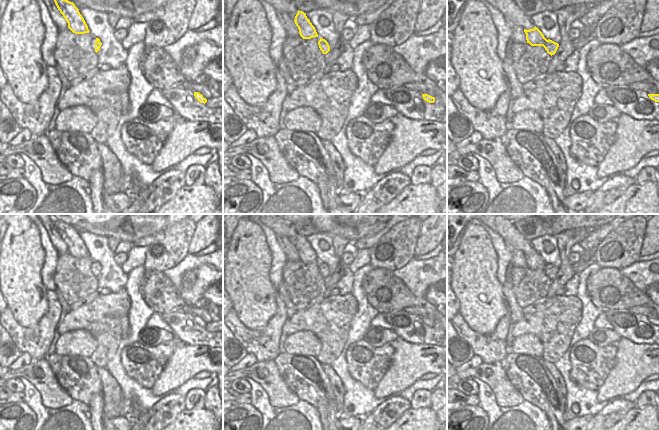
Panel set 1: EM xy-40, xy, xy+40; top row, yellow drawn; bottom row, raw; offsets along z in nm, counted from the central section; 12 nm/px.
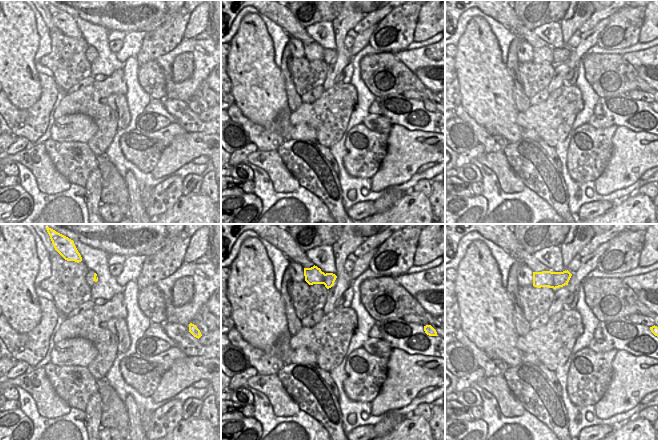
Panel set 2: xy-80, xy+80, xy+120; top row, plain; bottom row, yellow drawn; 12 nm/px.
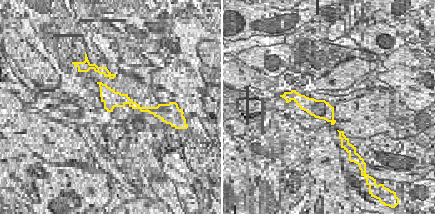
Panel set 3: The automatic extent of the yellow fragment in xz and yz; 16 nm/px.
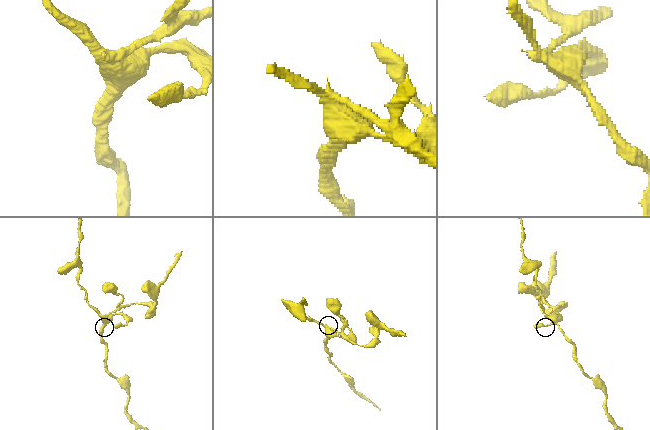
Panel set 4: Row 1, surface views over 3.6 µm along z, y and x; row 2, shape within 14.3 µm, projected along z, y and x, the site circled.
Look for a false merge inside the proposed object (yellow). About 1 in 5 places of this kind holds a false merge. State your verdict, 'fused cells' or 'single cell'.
fused cells

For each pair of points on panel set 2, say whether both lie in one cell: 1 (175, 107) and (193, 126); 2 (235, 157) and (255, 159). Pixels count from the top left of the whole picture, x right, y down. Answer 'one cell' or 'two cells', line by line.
1: one cell
2: two cells

